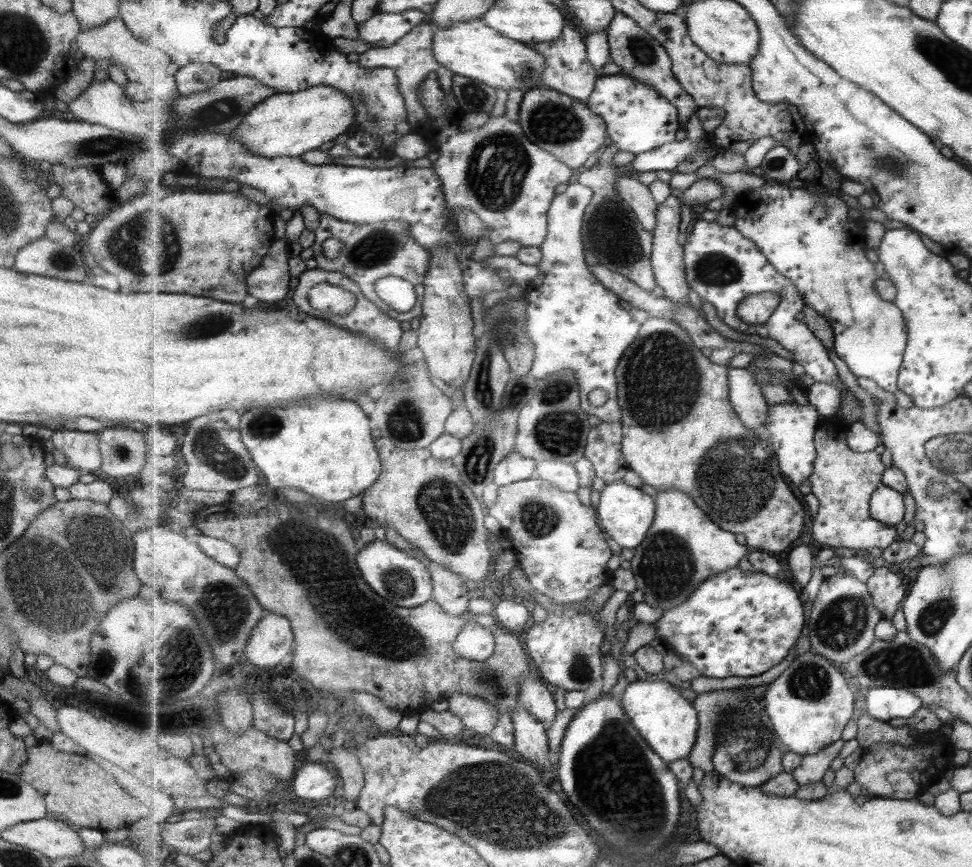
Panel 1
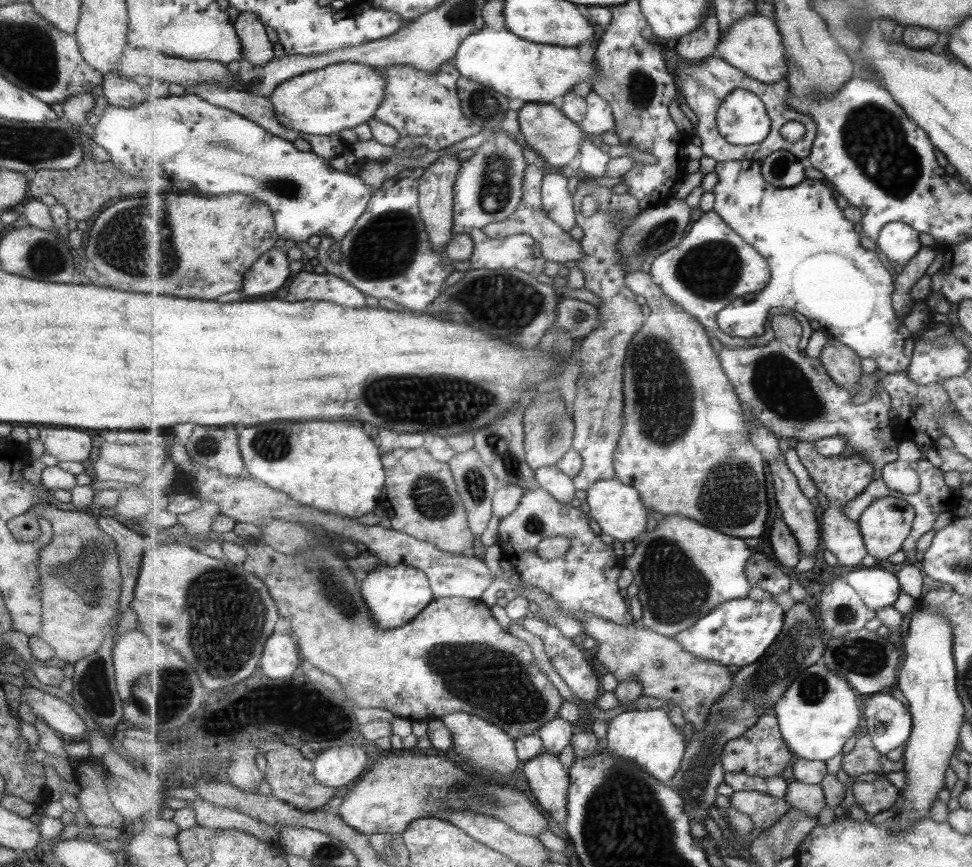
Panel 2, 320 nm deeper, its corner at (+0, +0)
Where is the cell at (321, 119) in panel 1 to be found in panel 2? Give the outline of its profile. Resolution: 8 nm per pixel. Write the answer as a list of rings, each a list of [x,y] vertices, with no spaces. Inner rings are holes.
[[[349,61],[330,64],[287,80],[269,98],[284,127],[306,135],[335,135],[345,128],[352,129],[368,123],[376,115],[381,103],[385,101],[385,92],[389,86],[384,69]]]

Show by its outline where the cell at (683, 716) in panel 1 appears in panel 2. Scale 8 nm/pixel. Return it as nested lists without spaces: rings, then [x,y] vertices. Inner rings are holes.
[[[625,709],[608,725],[607,740],[608,752],[630,760],[665,784],[671,784],[672,779],[680,772],[688,747],[685,745],[685,736],[675,728],[663,709]]]

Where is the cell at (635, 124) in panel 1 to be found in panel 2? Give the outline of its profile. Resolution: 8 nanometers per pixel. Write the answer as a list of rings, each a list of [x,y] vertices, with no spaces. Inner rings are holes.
[[[593,90],[586,96],[588,113],[581,124],[586,135],[598,136],[607,130],[616,130],[616,117],[612,105]]]

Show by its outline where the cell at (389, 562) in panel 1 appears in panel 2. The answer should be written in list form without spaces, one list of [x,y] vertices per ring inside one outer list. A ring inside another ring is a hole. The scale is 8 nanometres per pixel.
[[[406,564],[394,567],[379,566],[367,578],[363,578],[360,585],[372,620],[376,621],[379,628],[399,628],[409,624],[435,599],[426,572]]]

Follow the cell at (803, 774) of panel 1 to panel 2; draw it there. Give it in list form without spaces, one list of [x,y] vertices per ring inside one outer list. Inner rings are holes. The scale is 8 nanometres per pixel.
[[[800,781],[791,783],[785,800],[792,808],[804,811],[811,817],[818,817],[821,810],[827,806],[825,792],[821,785],[807,785]]]

